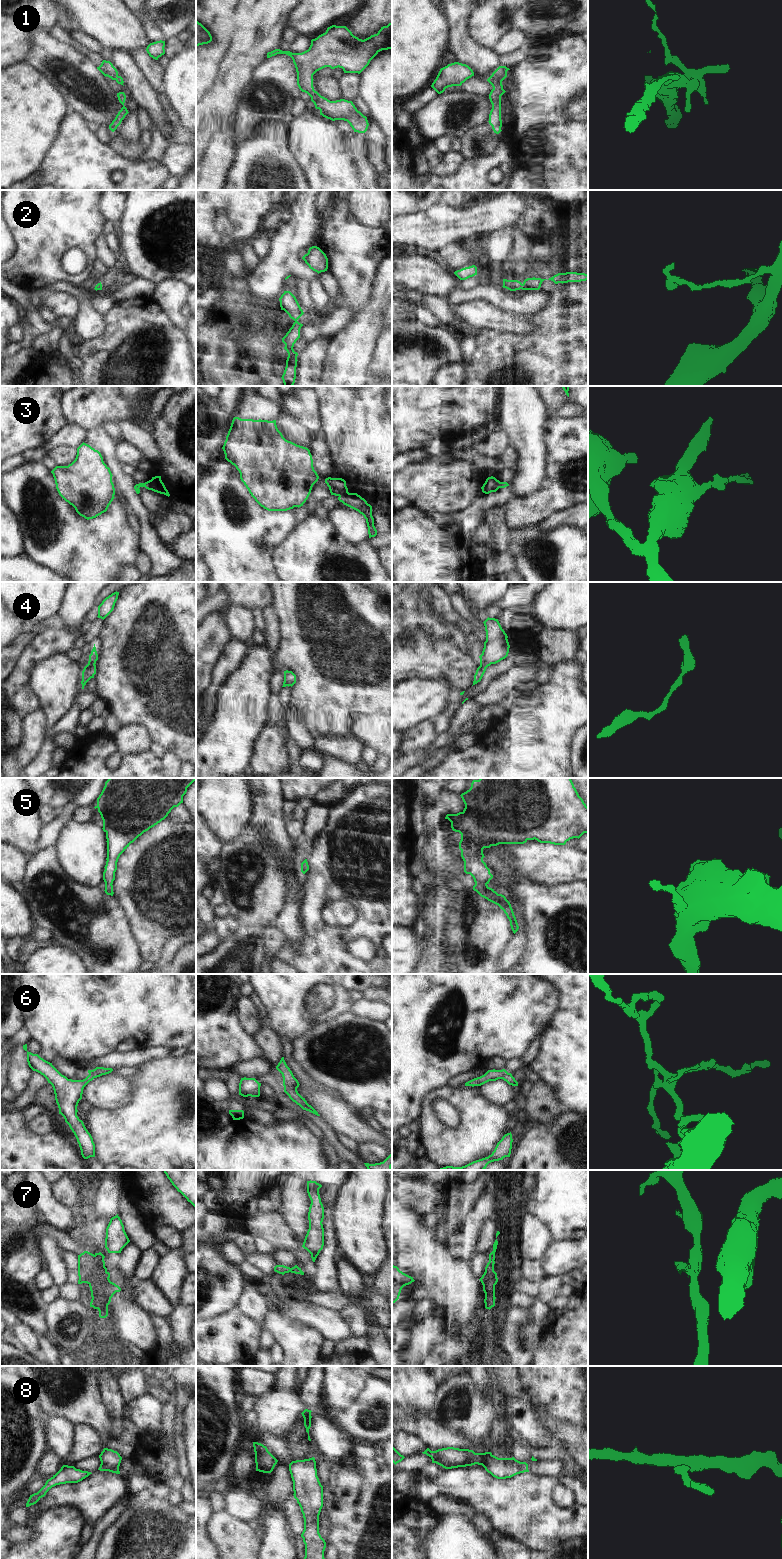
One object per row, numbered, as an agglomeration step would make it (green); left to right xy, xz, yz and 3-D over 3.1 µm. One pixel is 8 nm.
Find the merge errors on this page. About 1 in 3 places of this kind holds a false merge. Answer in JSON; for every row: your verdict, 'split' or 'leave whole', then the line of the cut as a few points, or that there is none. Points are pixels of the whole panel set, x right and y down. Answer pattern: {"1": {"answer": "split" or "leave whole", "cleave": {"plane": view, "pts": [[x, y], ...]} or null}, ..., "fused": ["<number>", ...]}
{"1": {"answer": "leave whole", "cleave": null}, "2": {"answer": "leave whole", "cleave": null}, "3": {"answer": "split", "cleave": {"plane": "xz", "pts": [[347, 491], [339, 496]]}}, "4": {"answer": "leave whole", "cleave": null}, "5": {"answer": "leave whole", "cleave": null}, "6": {"answer": "leave whole", "cleave": null}, "7": {"answer": "split", "cleave": {"plane": "xy", "pts": [[94, 1255], [94, 1258], [104, 1266]]}}, "8": {"answer": "leave whole", "cleave": null}, "fused": ["3", "7"]}

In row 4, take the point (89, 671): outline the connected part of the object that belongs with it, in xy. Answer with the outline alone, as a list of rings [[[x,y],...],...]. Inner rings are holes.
[[[94,644],[91,654],[89,655],[88,664],[84,667],[82,671],[82,681],[81,681],[82,689],[84,689],[84,686],[91,678],[94,678],[94,675],[96,674],[95,664],[97,660],[98,660],[98,654],[97,654],[96,647]]]

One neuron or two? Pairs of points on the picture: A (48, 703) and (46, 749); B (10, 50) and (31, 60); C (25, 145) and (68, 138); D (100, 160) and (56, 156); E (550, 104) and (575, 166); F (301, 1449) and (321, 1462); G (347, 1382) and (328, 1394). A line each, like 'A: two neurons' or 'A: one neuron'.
A: one neuron
B: two neurons
C: two neurons
D: one neuron
E: one neuron
F: two neurons
G: one neuron

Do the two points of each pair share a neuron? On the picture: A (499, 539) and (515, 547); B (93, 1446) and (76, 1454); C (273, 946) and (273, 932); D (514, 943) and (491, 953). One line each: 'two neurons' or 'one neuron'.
A: two neurons
B: one neuron
C: one neuron
D: two neurons

